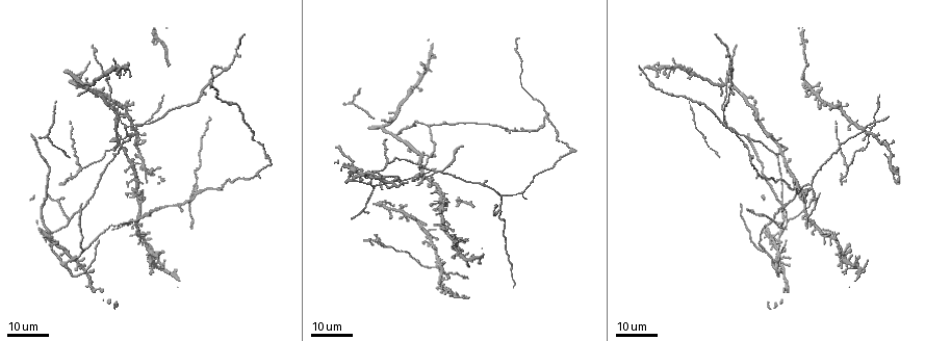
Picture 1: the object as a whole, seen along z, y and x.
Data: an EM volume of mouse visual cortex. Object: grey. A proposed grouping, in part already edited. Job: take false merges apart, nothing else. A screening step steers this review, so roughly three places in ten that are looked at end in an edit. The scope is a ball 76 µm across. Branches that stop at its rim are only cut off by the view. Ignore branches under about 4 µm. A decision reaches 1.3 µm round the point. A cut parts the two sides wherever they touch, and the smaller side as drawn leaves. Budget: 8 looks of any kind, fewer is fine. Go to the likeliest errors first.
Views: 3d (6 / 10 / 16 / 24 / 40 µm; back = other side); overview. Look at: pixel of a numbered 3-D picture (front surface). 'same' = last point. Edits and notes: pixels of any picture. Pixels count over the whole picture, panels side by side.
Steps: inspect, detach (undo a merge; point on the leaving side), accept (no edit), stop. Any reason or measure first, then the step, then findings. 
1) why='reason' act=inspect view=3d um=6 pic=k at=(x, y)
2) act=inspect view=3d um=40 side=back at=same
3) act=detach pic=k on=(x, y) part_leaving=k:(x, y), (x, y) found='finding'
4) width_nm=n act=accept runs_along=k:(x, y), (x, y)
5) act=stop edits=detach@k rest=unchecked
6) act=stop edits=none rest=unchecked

why='a fork' act=inspect view=3d um=16 pic=1 at=(764, 250)

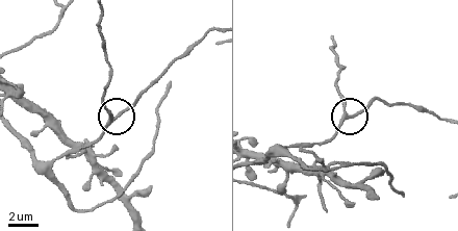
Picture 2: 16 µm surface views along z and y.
act=inspect view=3d um=6 pic=2 at=(117, 118)

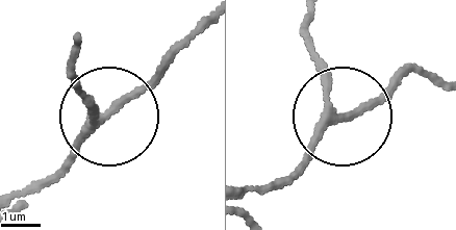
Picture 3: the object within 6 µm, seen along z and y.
side_arm_um=15 act=accept runs_along=3:(247, 210), (339, 118), (303, 25) found='continuous, no second neuron'

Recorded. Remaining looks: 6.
why='side arm on a straight run' act=inspect view=3d um=16 pic=1 at=(811, 184)

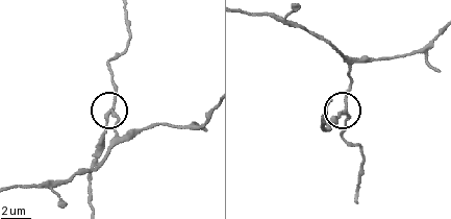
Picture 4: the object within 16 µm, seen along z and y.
act=inspect view=3d um=10 pic=4 at=(342, 113)

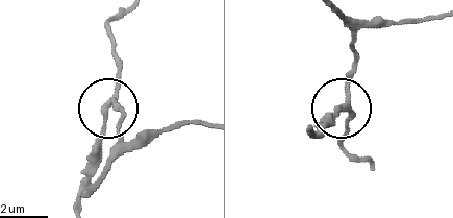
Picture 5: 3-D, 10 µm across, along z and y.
side_arm_um=13 arms=3 act=detach pic=5 on=(104, 121) found='a second neuron is stuck on'

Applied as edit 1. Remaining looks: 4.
why='a fork' act=inspect view=3d um=24 pic=1 at=(433, 238)

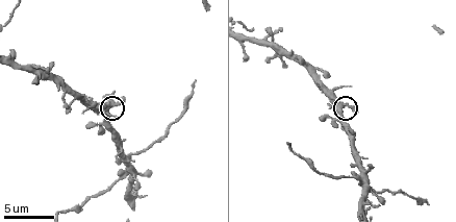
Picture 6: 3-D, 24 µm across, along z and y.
act=inspect view=3d um=6 pic=6 at=(342, 105)

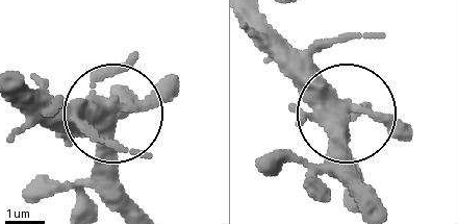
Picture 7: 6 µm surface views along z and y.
side_arm_um=28 act=accept found='continuous, no second neuron'

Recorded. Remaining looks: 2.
why='three-way junction' act=inspect view=3d um=16 pic=1 at=(127, 127)

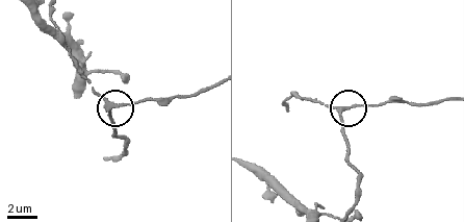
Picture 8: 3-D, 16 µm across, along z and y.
act=inspect view=3d um=6 pic=8 at=(112, 104)

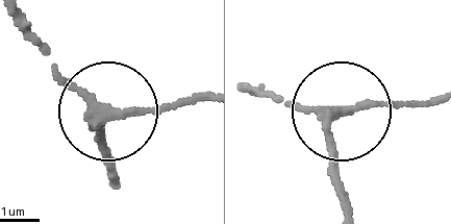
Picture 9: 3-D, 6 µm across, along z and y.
side_arm_um=24 act=accept runs_along=9:(116, 184), (96, 107), (20, 25) found='one neuron here'

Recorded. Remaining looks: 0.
act=stop edits=detach@5 rest=unchecked

